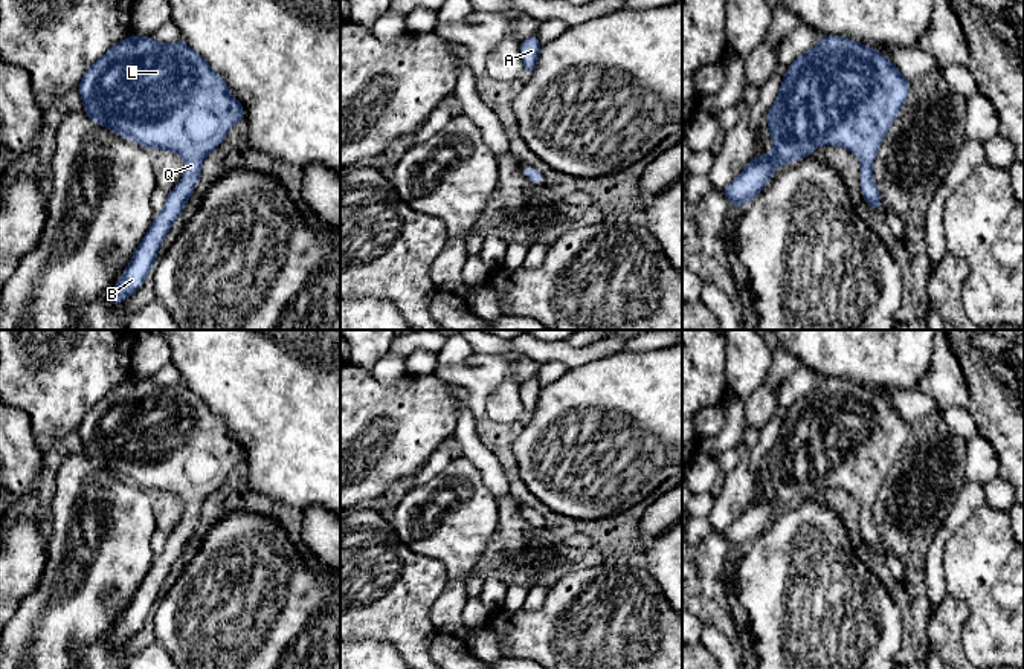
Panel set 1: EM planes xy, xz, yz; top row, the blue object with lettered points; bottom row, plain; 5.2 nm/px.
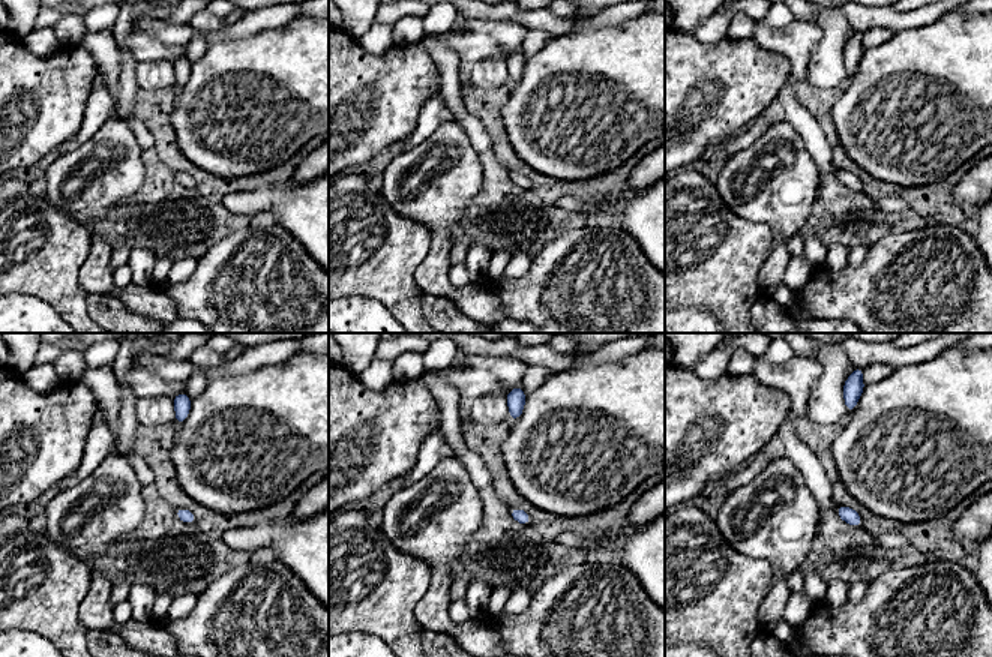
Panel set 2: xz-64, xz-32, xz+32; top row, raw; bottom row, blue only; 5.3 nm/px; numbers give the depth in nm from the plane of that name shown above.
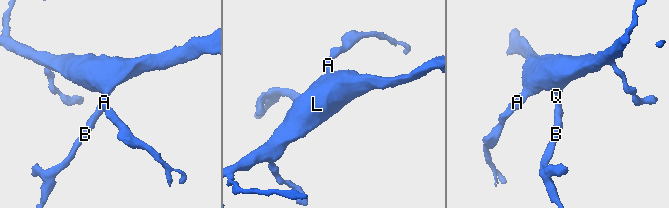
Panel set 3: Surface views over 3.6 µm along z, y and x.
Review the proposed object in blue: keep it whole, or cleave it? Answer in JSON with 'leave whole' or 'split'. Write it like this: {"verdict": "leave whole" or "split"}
{"verdict": "leave whole"}

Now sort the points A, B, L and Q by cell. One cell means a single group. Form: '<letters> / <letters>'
A B L Q

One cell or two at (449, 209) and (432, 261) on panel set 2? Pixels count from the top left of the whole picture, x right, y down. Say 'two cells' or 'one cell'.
one cell

